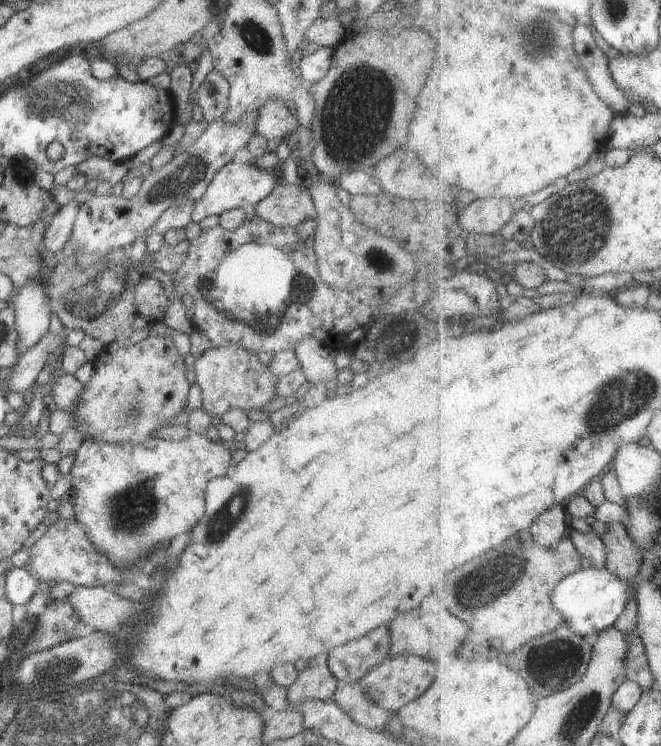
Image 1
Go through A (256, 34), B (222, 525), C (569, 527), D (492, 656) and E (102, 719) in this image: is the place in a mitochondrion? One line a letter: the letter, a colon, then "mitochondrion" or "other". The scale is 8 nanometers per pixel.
A: mitochondrion
B: mitochondrion
C: other
D: other
E: mitochondrion

